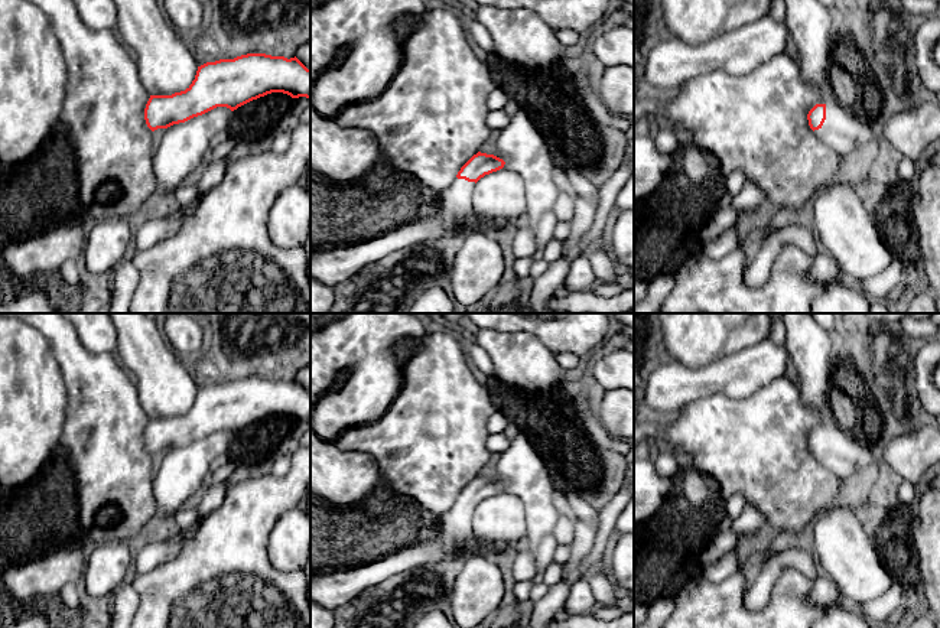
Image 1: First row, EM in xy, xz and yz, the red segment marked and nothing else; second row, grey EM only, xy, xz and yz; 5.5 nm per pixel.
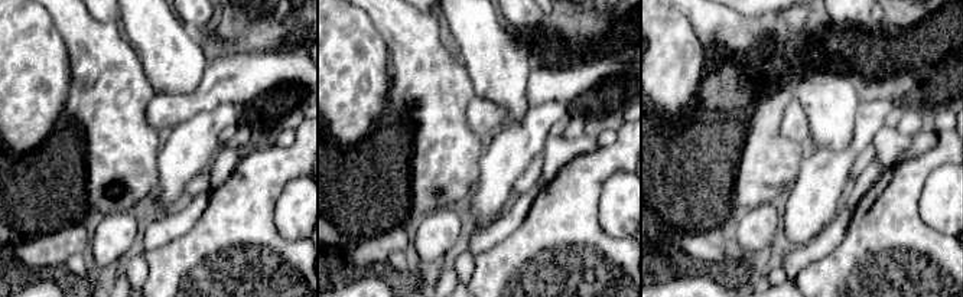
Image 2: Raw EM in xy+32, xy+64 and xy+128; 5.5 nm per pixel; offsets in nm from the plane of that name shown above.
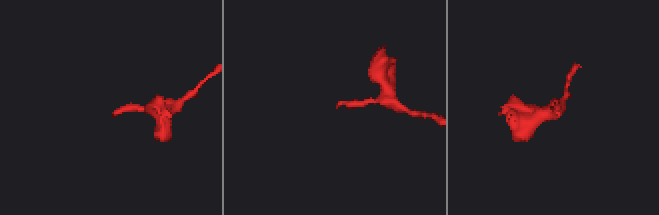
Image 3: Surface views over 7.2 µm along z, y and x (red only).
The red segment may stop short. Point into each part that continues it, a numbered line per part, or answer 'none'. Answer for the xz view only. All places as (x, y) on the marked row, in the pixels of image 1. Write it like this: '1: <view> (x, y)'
1: xz (454, 205)

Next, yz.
1: yz (843, 132)

